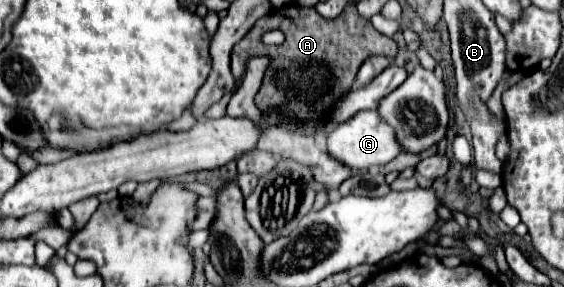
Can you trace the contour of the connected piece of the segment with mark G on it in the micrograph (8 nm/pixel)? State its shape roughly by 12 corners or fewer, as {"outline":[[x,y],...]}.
{"outline":[[361,111],[327,137],[327,153],[349,169],[401,153],[393,127]]}

